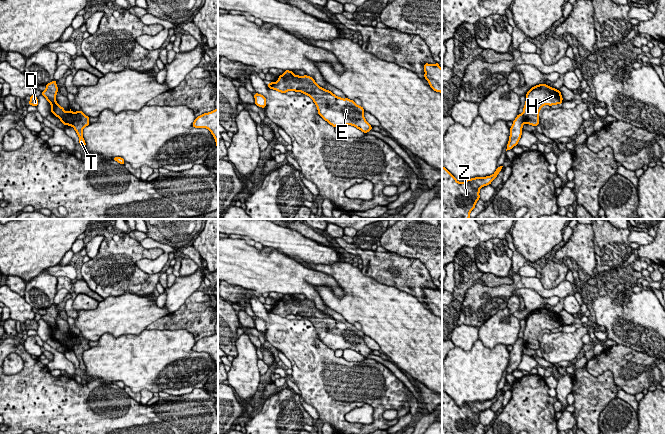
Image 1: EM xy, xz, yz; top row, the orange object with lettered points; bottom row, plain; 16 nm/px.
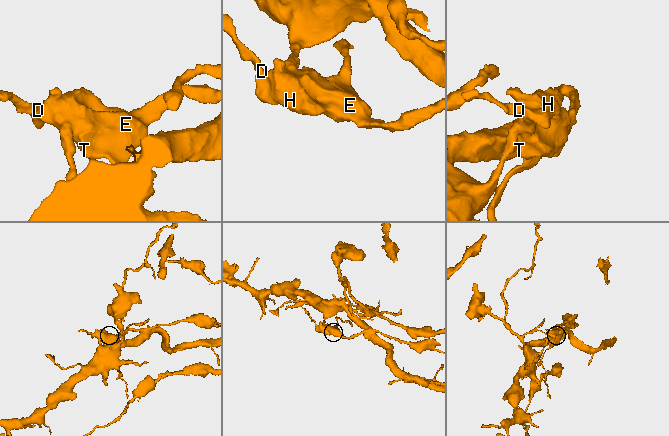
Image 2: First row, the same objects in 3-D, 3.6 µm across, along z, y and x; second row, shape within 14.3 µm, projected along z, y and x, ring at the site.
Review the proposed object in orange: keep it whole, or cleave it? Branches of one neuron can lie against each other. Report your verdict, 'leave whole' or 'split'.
split

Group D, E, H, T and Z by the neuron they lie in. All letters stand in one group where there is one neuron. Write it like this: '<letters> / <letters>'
D E H T / Z

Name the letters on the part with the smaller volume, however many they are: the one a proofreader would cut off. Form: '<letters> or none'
D, E, H, T

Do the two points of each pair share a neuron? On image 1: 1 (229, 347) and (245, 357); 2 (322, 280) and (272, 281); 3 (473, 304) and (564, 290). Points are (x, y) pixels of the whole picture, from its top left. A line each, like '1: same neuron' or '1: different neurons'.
1: different neurons
2: same neuron
3: same neuron

